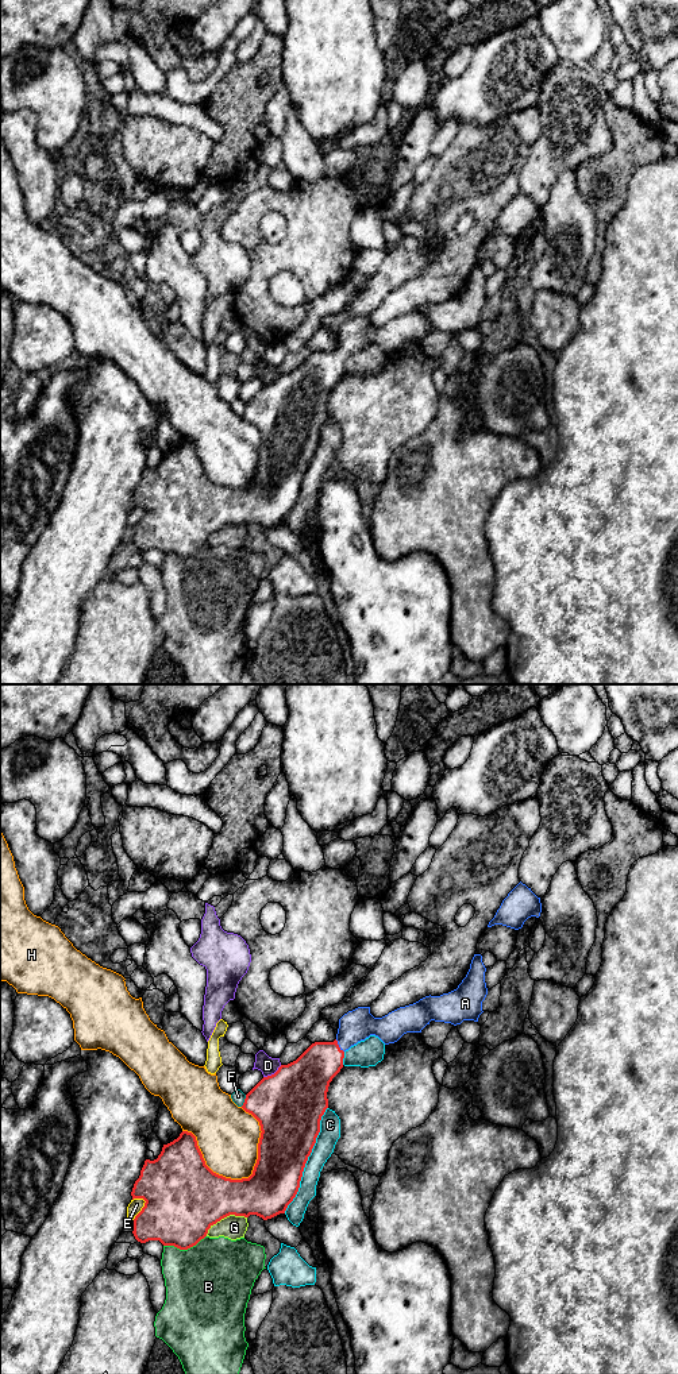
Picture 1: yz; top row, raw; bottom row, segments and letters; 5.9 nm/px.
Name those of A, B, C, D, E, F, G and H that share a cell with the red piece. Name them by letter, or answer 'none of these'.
A

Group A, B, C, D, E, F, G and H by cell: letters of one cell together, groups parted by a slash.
A / B / C / D / E / F / G / H

